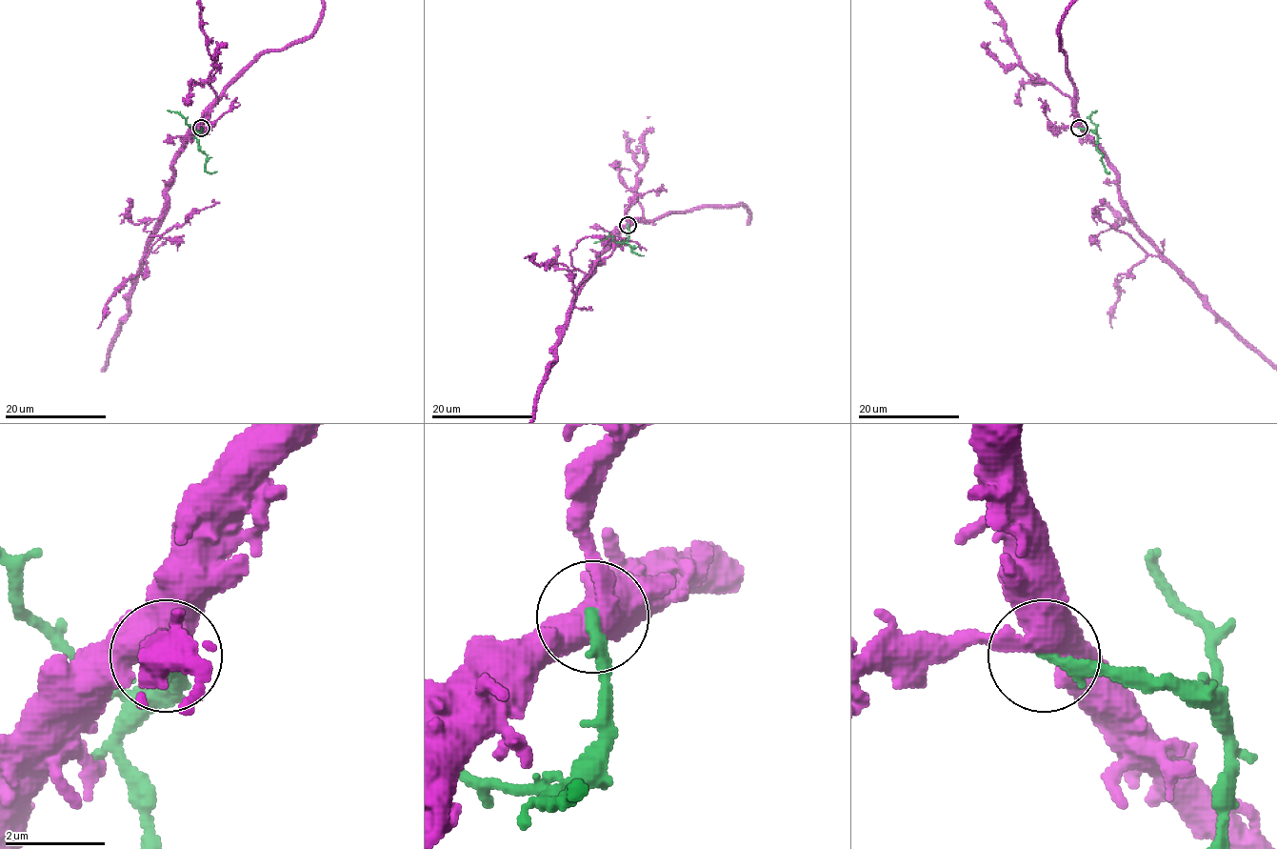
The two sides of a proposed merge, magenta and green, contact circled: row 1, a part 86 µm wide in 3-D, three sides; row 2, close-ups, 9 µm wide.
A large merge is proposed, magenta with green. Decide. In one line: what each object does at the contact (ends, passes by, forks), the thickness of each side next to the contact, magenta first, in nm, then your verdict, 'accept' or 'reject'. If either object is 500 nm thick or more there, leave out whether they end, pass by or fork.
magenta forks; green ends; calibres 440 and 260 nm; reject

